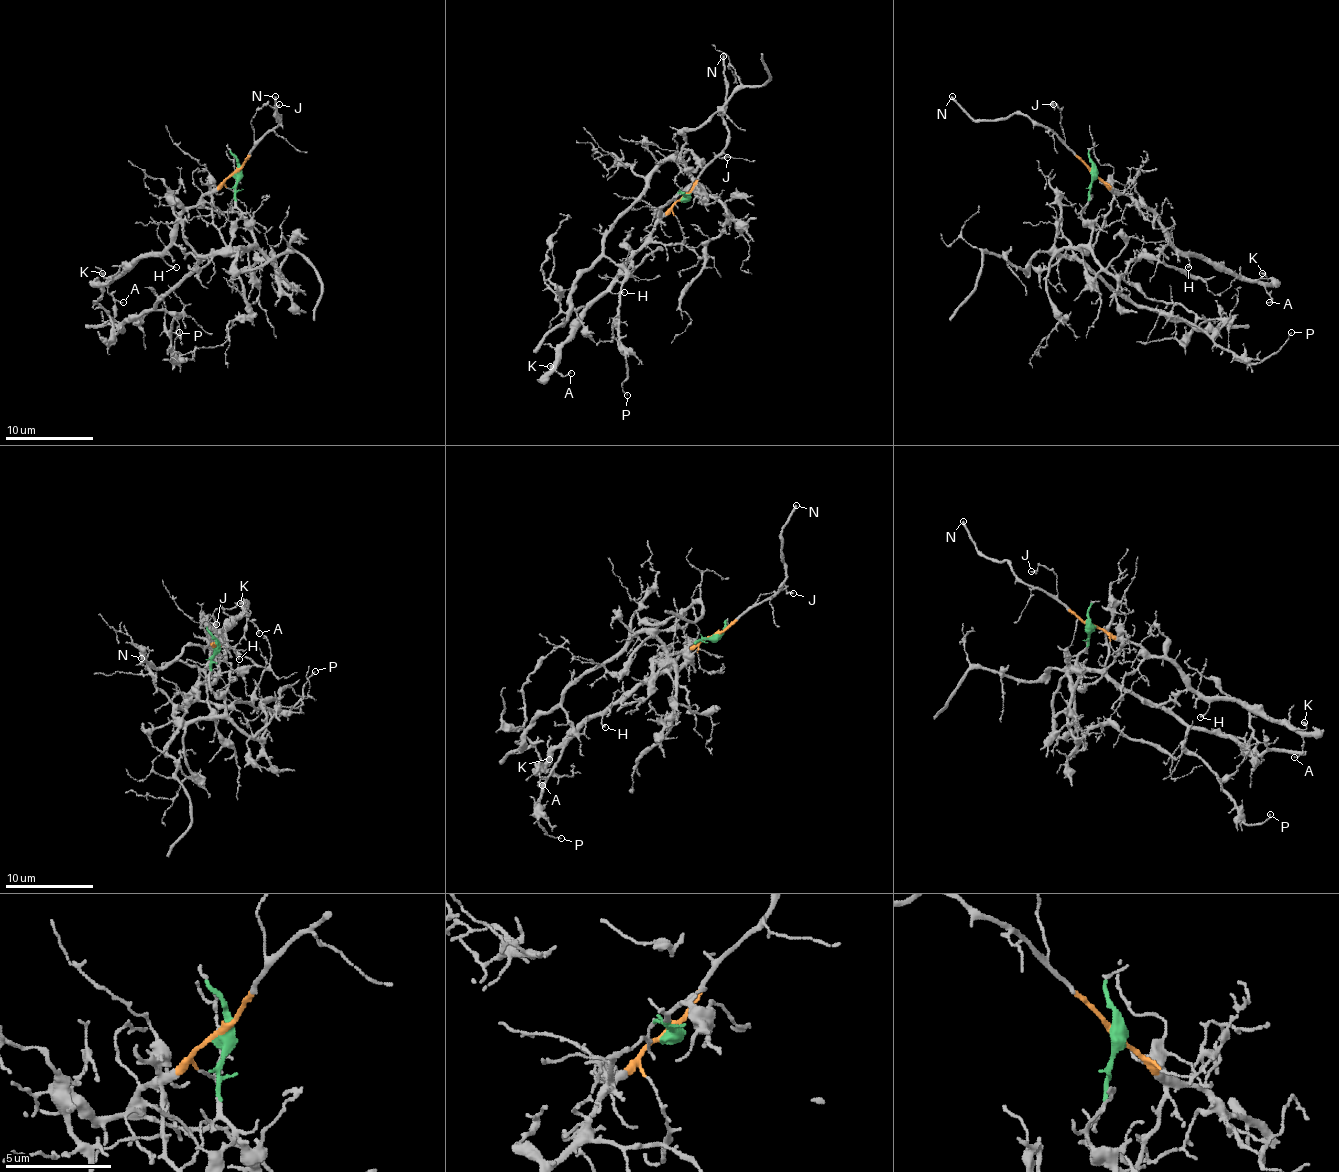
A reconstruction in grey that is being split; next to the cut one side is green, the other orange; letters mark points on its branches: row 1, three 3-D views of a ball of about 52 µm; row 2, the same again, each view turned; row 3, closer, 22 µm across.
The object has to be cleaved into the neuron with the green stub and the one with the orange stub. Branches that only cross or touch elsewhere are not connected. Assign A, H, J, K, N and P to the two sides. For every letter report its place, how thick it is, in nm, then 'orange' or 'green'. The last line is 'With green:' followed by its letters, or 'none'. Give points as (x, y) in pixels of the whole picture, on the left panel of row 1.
A: at (123, 302); 110 nm thick; orange
H: at (176, 267); 140 nm thick; orange
J: at (279, 104); 160 nm thick; orange
K: at (102, 273); 180 nm thick; orange
N: at (275, 96); 200 nm thick; orange
P: at (179, 332); 90 nm thick; green
With green: P

